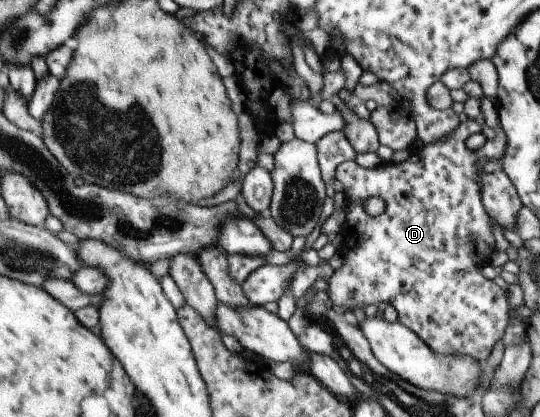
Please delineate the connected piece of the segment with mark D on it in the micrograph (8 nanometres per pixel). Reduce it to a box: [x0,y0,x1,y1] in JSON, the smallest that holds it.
[324,119,511,363]

